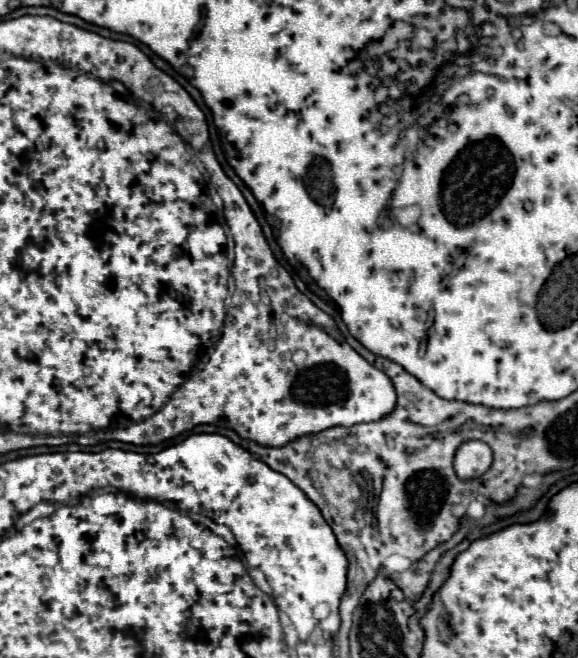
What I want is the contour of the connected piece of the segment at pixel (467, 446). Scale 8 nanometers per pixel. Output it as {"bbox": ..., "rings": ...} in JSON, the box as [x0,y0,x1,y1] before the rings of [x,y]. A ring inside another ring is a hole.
{"bbox":[454,440,492,480],"rings":[[[468,440],[456,450],[454,470],[462,480],[482,476],[492,464],[492,450],[482,440]]]}

